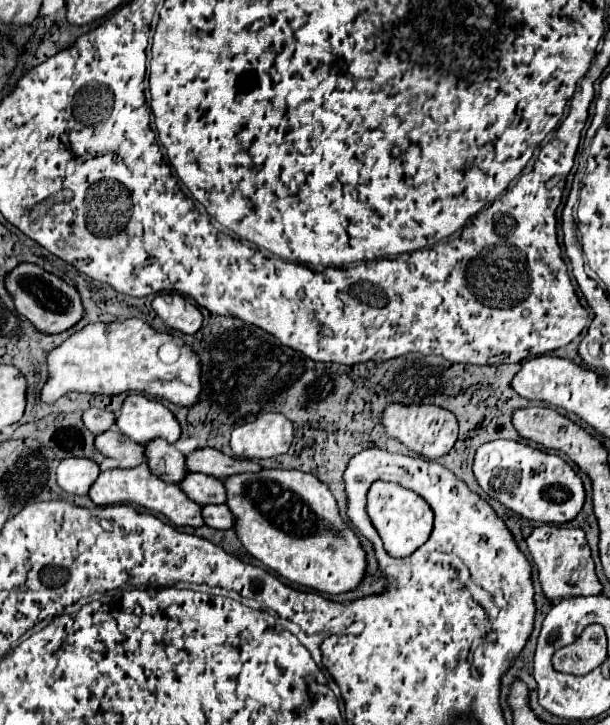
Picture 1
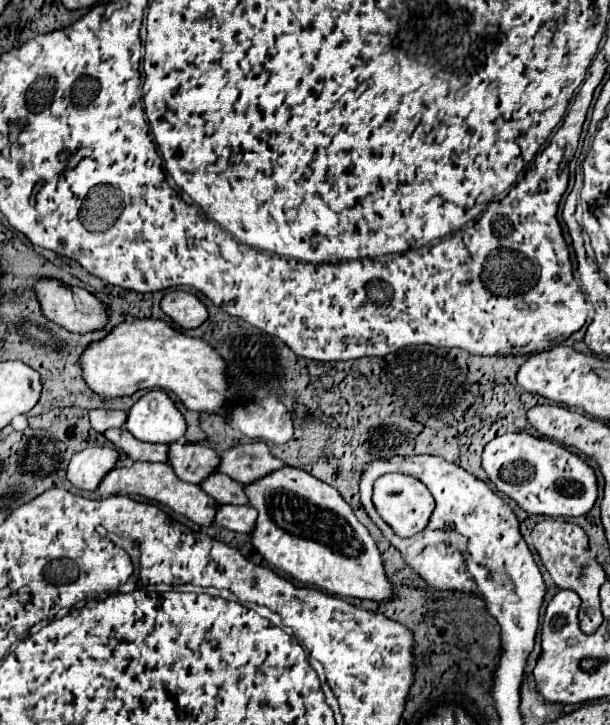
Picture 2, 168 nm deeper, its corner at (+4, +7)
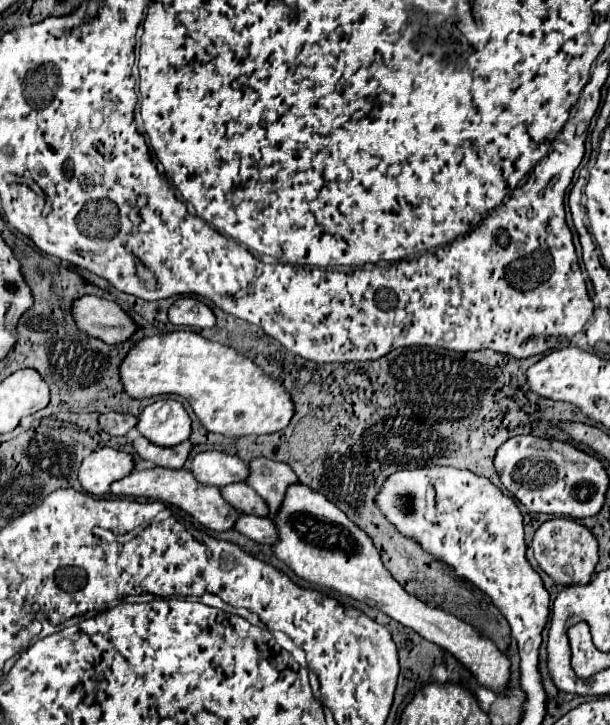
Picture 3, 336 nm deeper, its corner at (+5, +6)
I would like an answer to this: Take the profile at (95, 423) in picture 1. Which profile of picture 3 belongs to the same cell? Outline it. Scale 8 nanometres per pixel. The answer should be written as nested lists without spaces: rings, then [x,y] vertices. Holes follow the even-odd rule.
[[[105,413],[99,417],[99,427],[109,435],[127,435],[137,423],[137,417],[125,413]]]

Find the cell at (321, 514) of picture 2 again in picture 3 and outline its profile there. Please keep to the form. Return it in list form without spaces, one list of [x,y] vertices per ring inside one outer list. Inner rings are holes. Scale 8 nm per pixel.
[[[297,481],[285,493],[281,511],[277,511],[271,521],[277,529],[277,543],[273,543],[271,549],[277,559],[295,571],[295,575],[313,585],[327,587],[367,603],[369,607],[377,607],[381,613],[397,619],[399,623],[405,623],[405,627],[415,629],[427,641],[433,641],[453,653],[483,687],[503,693],[509,679],[509,659],[501,655],[495,643],[487,637],[481,637],[465,621],[459,621],[457,617],[429,607],[417,597],[411,597],[397,581],[393,581],[389,571],[385,571],[381,555],[377,555],[369,535],[365,535],[361,527],[357,527],[345,513],[341,513],[335,503],[329,503],[325,495],[311,491],[311,487],[305,487]]]

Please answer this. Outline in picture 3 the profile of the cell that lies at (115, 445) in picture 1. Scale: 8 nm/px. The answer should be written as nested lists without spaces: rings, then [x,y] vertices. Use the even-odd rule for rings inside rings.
[[[137,437],[133,441],[133,449],[135,453],[145,459],[145,461],[151,461],[153,465],[157,467],[167,467],[167,469],[181,469],[189,457],[189,451],[191,451],[191,443],[185,441],[181,445],[175,445],[175,447],[159,447],[159,445],[153,445],[151,441],[147,441],[145,437]]]

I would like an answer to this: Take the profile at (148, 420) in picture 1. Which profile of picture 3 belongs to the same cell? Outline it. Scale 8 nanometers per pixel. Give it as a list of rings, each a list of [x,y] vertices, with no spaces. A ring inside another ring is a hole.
[[[159,399],[141,411],[135,429],[155,445],[173,447],[189,439],[191,419],[179,401]]]

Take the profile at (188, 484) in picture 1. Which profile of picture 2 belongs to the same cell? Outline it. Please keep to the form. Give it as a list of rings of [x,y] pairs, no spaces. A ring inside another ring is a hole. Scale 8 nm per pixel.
[[[212,474],[202,484],[202,490],[210,494],[218,504],[248,504],[248,496],[244,494],[244,486],[234,482],[226,474]]]

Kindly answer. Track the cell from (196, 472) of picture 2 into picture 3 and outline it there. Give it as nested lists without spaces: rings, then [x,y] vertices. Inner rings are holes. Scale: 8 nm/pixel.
[[[203,451],[191,459],[191,473],[203,485],[223,487],[229,483],[245,481],[249,467],[237,455],[223,451]]]

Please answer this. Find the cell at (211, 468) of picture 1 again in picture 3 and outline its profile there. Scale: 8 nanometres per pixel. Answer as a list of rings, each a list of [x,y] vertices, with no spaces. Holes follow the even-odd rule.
[[[265,457],[253,459],[253,463],[249,463],[249,471],[251,473],[249,479],[245,479],[245,483],[265,499],[271,513],[275,515],[275,511],[283,501],[287,485],[295,483],[297,475],[287,463],[265,459]]]

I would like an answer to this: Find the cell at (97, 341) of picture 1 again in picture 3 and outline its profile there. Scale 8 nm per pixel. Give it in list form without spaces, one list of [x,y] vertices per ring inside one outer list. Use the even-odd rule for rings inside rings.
[[[193,331],[143,337],[125,355],[119,367],[119,381],[133,399],[155,395],[185,397],[207,431],[233,439],[281,431],[293,417],[293,401],[281,383],[265,375],[261,367],[235,349]]]

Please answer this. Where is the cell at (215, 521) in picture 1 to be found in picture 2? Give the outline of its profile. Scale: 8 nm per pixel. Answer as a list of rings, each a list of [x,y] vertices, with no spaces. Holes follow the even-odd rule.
[[[218,506],[216,512],[216,520],[214,524],[226,528],[226,530],[234,530],[234,532],[242,532],[242,534],[250,534],[254,530],[254,522],[256,522],[256,510],[252,506]]]

